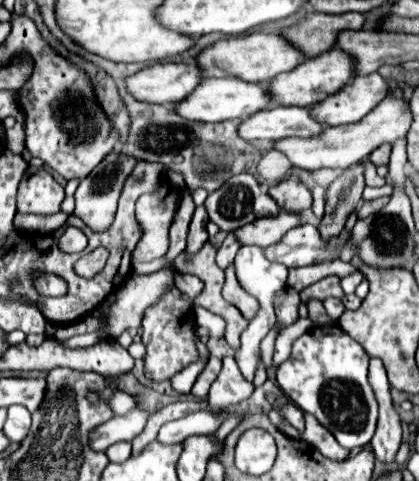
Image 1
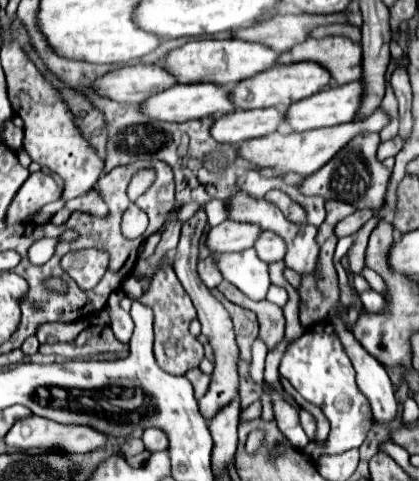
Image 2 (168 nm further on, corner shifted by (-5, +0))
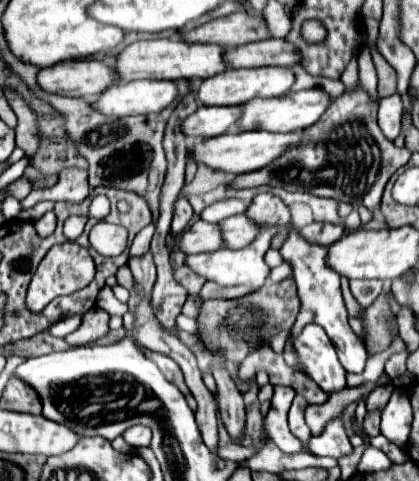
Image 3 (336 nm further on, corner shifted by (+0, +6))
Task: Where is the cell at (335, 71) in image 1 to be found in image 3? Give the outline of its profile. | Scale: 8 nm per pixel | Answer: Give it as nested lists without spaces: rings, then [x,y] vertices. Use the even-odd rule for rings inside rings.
[[[256,67],[256,69],[226,69],[202,81],[198,89],[200,105],[240,105],[252,97],[282,97],[290,91],[294,75],[288,67]]]

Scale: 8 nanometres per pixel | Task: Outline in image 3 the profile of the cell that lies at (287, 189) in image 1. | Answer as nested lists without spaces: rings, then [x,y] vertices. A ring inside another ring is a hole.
[[[272,193],[256,195],[246,211],[246,217],[260,227],[270,227],[270,225],[284,227],[290,223],[288,207],[282,203],[282,199],[278,199]]]

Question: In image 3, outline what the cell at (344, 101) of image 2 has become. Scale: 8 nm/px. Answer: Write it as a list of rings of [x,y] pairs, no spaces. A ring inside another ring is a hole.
[[[308,89],[308,91],[298,91],[298,93],[288,93],[284,97],[274,97],[274,99],[252,99],[246,103],[240,103],[240,117],[234,123],[234,131],[270,131],[270,133],[292,133],[292,131],[302,131],[304,127],[312,125],[318,121],[318,117],[328,109],[330,99],[322,89]]]

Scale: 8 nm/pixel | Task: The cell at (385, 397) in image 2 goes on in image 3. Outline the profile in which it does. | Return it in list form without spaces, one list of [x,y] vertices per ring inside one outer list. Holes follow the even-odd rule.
[[[292,231],[290,237],[286,239],[284,247],[280,249],[280,253],[282,253],[282,257],[286,261],[290,261],[294,265],[294,279],[296,279],[298,297],[300,297],[300,313],[296,317],[294,327],[290,329],[290,337],[288,337],[286,347],[284,347],[284,359],[286,359],[286,363],[292,369],[298,369],[300,371],[300,365],[298,365],[298,359],[294,355],[294,349],[290,349],[290,339],[294,339],[296,335],[300,335],[300,331],[304,329],[304,325],[316,323],[316,325],[320,325],[328,333],[328,337],[332,337],[342,367],[346,371],[350,371],[350,373],[364,371],[364,365],[366,365],[366,359],[368,359],[368,351],[364,347],[364,341],[360,337],[356,337],[354,331],[348,325],[348,315],[346,315],[346,307],[344,307],[342,291],[340,291],[340,277],[332,269],[328,269],[324,265],[326,247],[310,245],[296,231]]]

